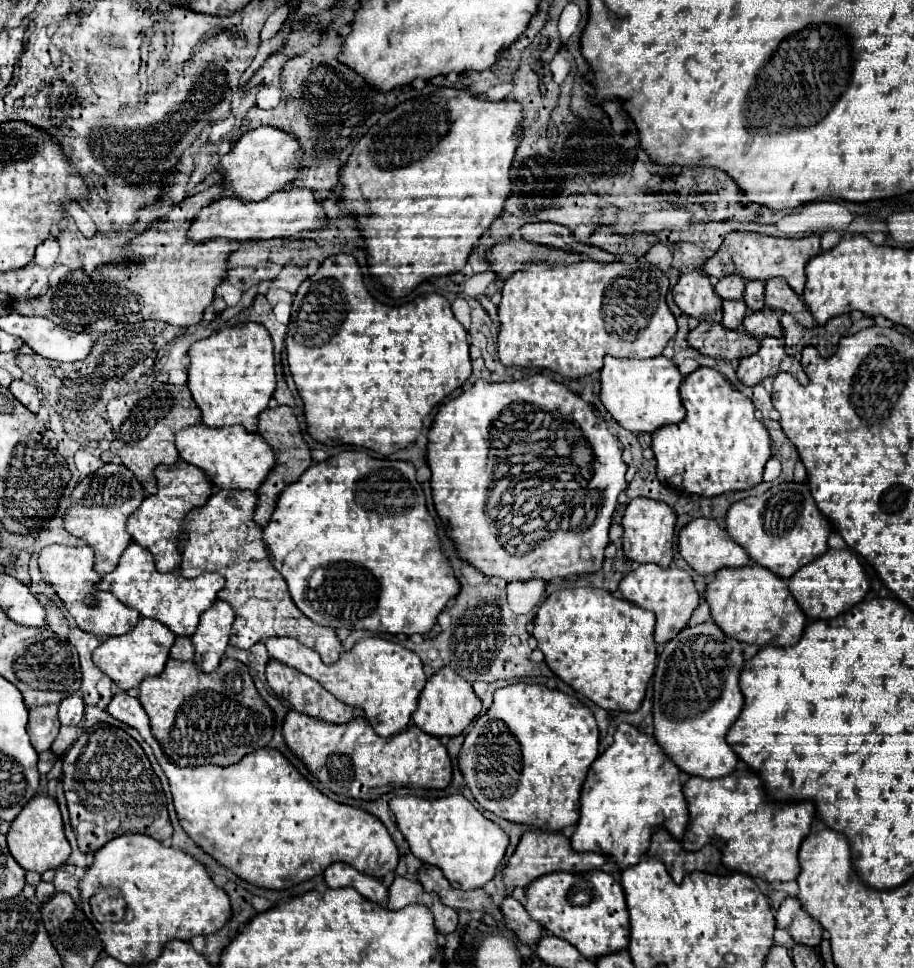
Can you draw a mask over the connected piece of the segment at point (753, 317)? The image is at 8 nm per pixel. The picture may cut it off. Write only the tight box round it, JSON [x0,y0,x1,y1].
[744,309,782,337]

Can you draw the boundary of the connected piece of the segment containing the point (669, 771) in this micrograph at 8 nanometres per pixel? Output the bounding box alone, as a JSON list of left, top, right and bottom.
[570,723,688,869]

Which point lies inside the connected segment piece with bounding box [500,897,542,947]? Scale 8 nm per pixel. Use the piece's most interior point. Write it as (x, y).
(527, 930)

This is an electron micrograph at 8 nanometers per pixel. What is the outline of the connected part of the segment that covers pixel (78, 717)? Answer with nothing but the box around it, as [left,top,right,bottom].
[60,695,84,725]

